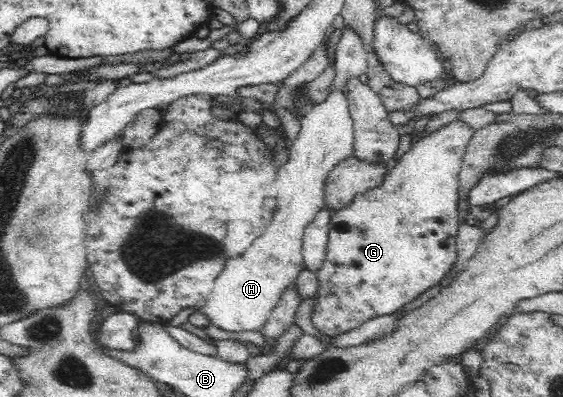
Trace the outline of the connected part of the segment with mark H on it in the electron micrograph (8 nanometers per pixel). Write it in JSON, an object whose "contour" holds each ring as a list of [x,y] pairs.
{"contour":[[[347,26],[341,28],[341,38],[339,38],[339,44],[337,44],[337,50],[335,50],[334,68],[336,69],[336,76],[328,97],[325,102],[315,106],[311,113],[308,113],[300,120],[301,129],[297,139],[289,146],[289,159],[276,172],[277,178],[273,182],[273,188],[277,192],[275,214],[270,216],[267,224],[263,226],[262,233],[244,250],[241,256],[237,256],[234,260],[227,260],[225,268],[215,279],[211,294],[201,308],[206,318],[221,330],[227,330],[227,332],[257,332],[263,330],[266,320],[269,320],[271,312],[281,300],[281,294],[297,279],[301,270],[306,269],[302,260],[303,231],[315,218],[321,207],[325,205],[324,190],[329,172],[333,170],[338,162],[354,155],[352,147],[353,121],[349,117],[349,109],[347,109],[344,84],[347,78],[359,78],[359,76],[366,74],[369,69],[368,52],[362,38]]]}

